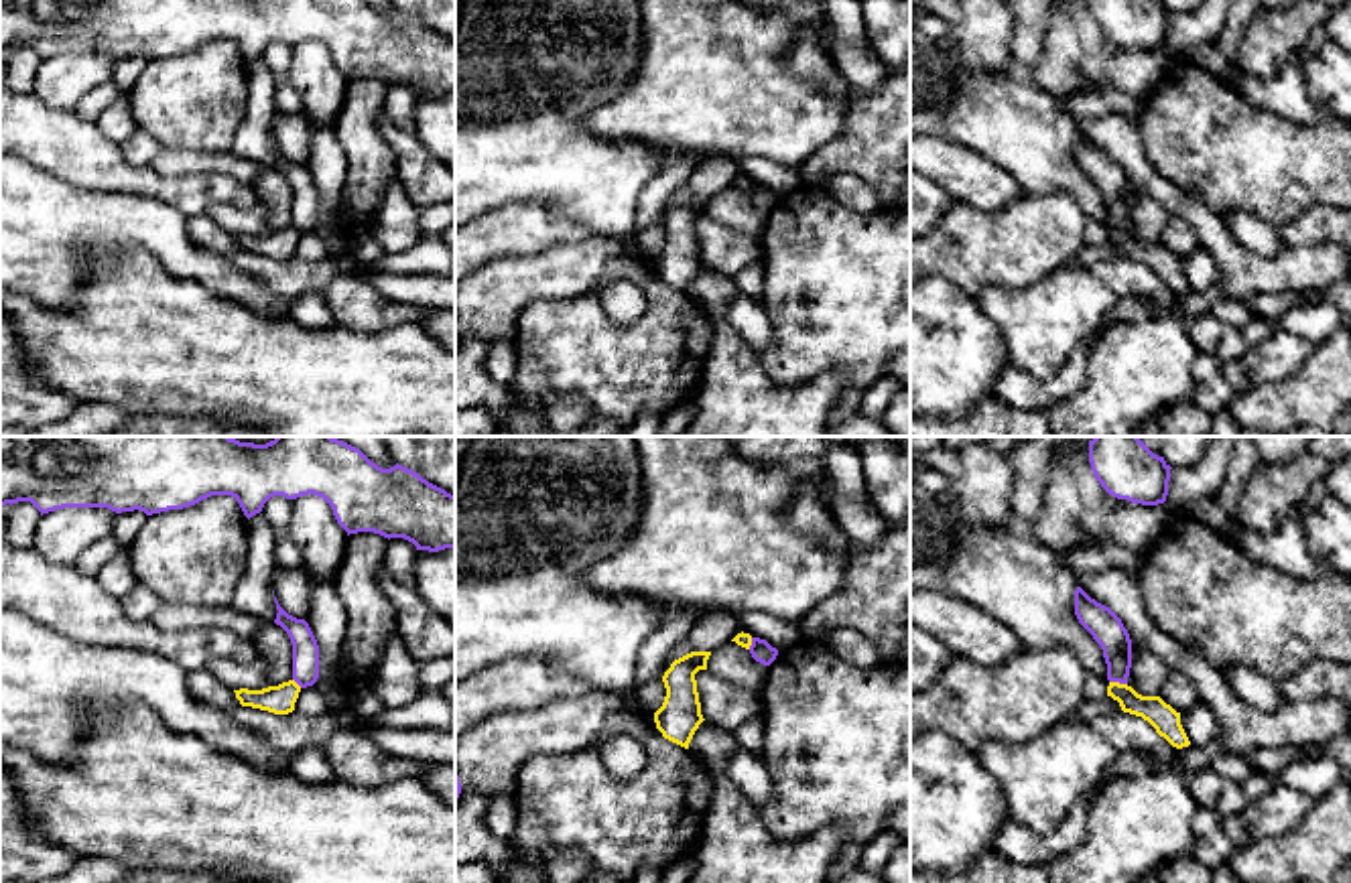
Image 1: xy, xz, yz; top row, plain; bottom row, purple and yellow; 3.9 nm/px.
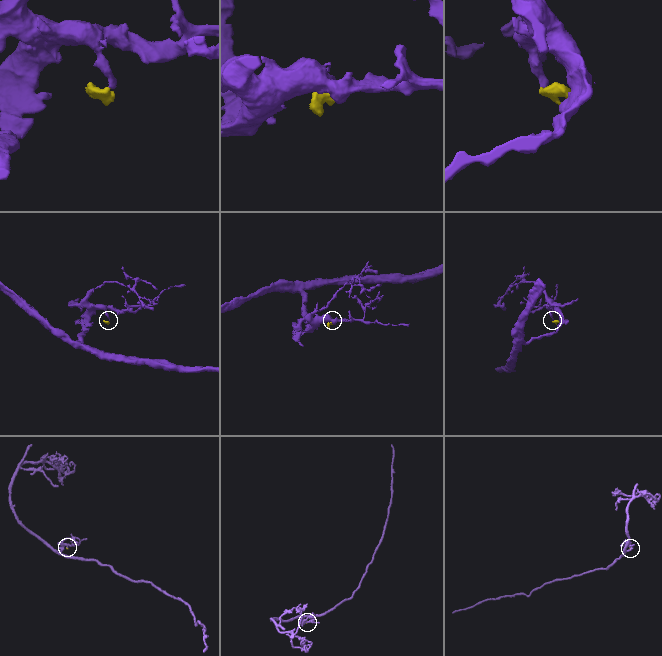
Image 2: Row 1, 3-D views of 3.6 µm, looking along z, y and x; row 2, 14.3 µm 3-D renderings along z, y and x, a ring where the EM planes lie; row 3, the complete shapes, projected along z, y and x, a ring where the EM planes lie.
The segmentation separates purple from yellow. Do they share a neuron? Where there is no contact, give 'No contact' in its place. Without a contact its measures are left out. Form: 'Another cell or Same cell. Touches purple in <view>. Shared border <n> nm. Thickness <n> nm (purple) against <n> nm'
Another cell. Touches purple in yz. Shared border 70 nm. Thickness 130 nm (purple) against 110 nm

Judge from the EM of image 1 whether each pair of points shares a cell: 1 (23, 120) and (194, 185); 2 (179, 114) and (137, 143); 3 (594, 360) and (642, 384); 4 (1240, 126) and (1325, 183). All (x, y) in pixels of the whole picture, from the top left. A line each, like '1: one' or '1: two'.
1: one
2: two
3: one
4: one

